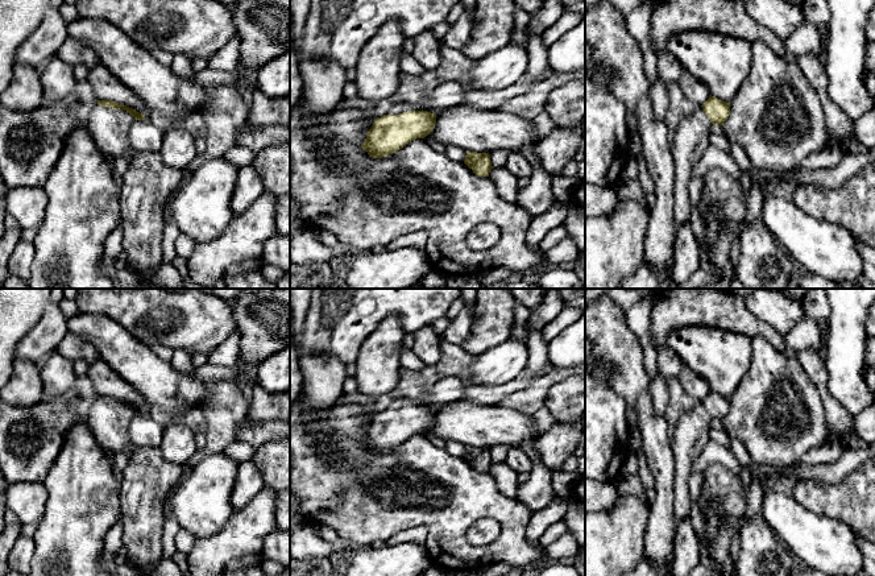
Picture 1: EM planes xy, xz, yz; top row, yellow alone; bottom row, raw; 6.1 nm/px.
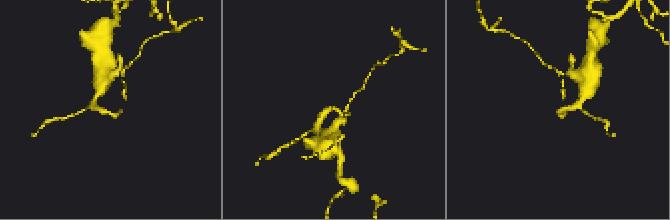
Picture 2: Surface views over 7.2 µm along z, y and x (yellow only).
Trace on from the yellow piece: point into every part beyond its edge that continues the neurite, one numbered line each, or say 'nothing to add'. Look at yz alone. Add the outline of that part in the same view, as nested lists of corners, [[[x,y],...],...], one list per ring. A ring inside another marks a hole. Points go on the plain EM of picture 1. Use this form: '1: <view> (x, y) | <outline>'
1: yz (691, 435) | [[[701,401],[684,413],[675,428],[672,438],[672,452],[676,467],[673,481],[673,515],[676,527],[689,517],[691,497],[688,480],[692,473],[692,464],[701,455],[709,442],[712,417]]]

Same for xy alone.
1: xy (108, 423) | [[[96,401],[86,423],[96,442],[116,453],[128,447],[136,449],[128,432],[133,418],[134,413],[124,405]]]

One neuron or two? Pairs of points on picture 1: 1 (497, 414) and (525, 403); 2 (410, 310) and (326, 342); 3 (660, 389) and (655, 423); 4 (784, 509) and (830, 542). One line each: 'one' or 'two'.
1: two
2: one
3: two
4: one

